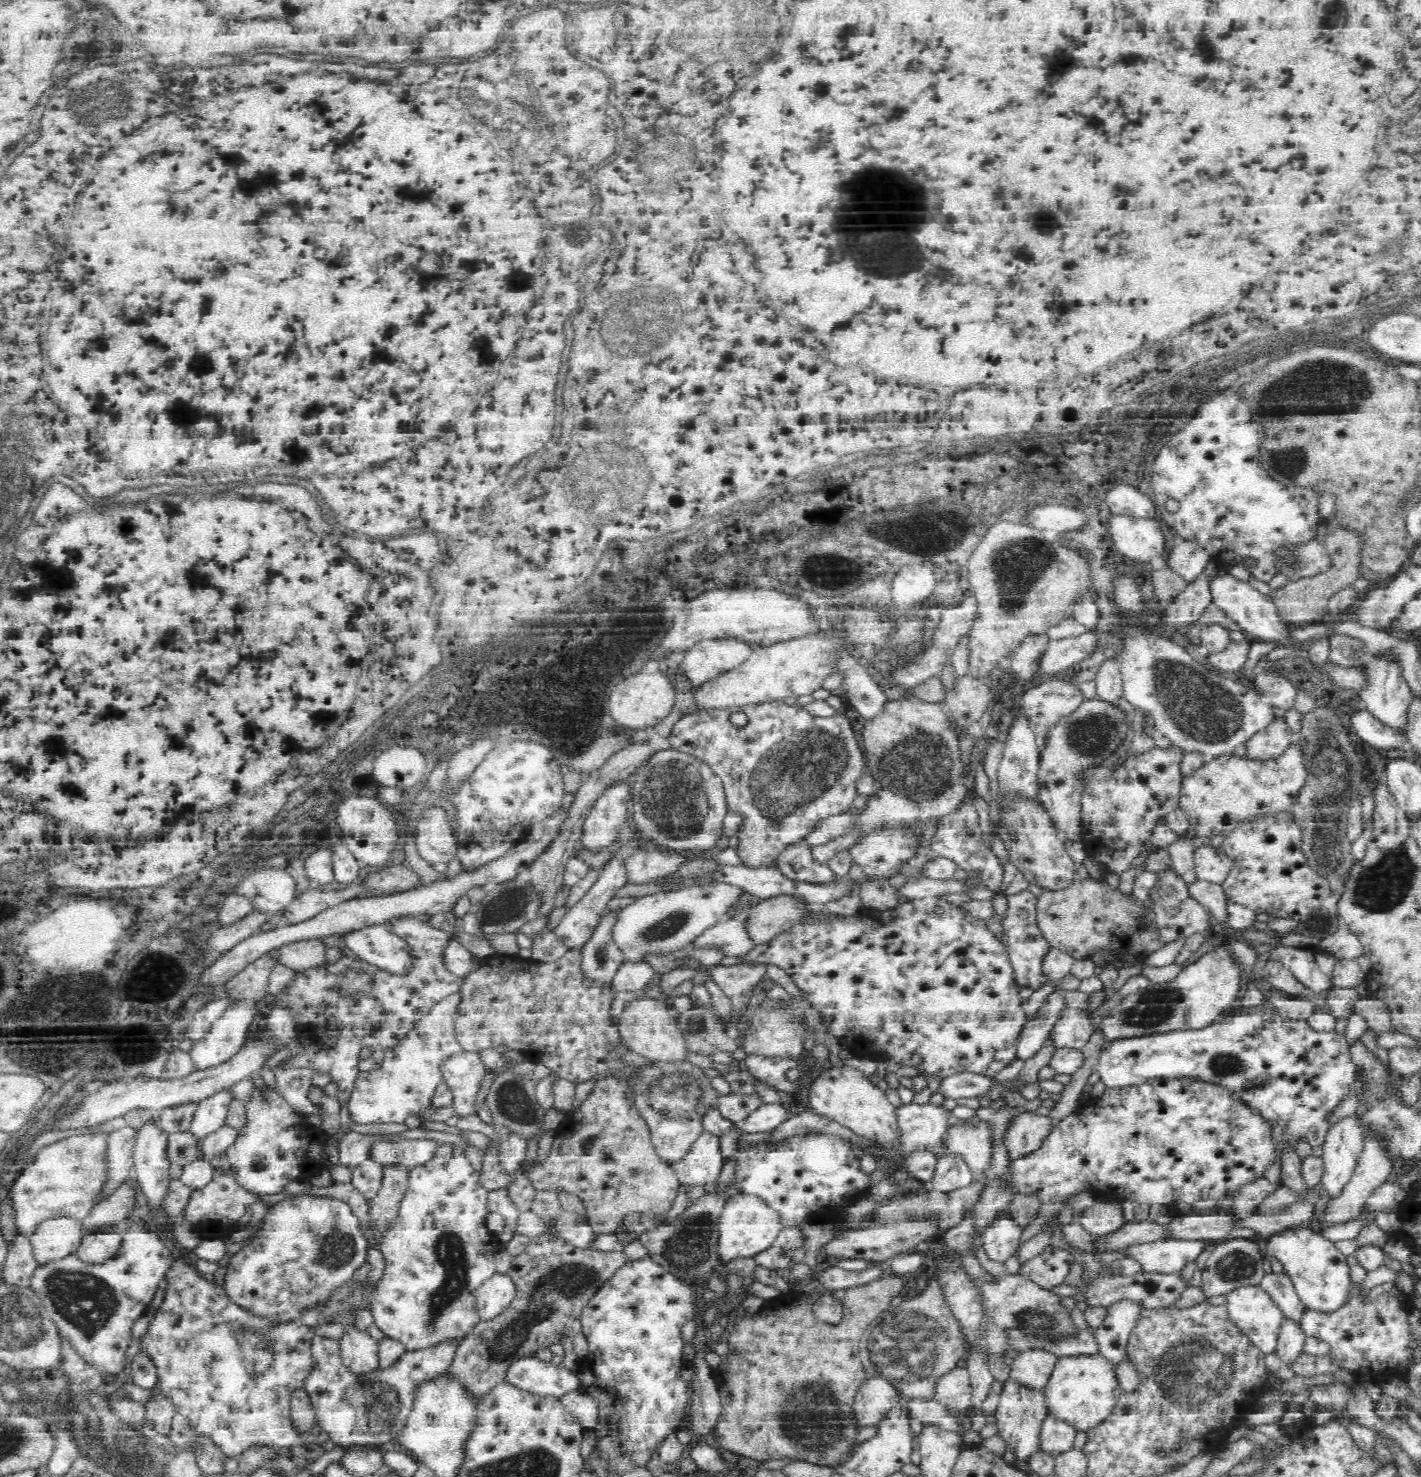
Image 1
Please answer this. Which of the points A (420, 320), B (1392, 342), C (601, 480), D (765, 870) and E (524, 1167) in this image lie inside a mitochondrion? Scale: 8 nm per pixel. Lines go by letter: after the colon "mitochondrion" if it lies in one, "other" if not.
A: other
B: other
C: mitochondrion
D: other
E: other

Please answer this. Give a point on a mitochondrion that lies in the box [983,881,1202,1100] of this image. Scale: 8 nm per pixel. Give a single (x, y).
(1152, 1008)

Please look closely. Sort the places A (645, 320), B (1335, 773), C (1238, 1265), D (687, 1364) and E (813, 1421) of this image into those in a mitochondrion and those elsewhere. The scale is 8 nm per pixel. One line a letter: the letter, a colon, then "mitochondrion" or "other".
A: mitochondrion
B: mitochondrion
C: mitochondrion
D: other
E: mitochondrion

